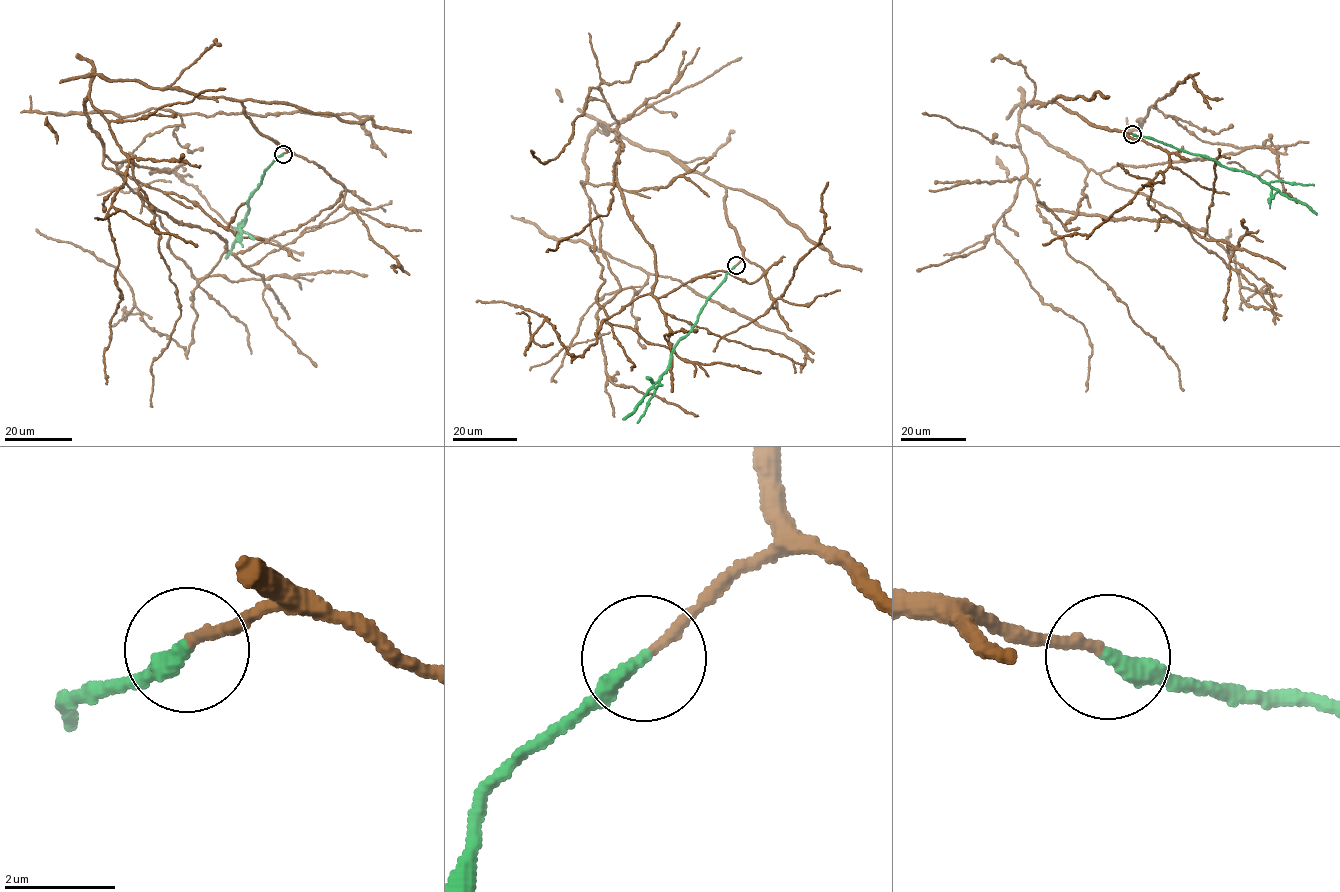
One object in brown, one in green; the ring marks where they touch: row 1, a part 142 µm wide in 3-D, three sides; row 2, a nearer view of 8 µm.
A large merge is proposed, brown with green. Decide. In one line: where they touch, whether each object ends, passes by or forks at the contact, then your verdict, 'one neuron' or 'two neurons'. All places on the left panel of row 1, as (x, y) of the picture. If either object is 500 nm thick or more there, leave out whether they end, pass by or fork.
(283, 154) | brown ends | green ends | one neuron

